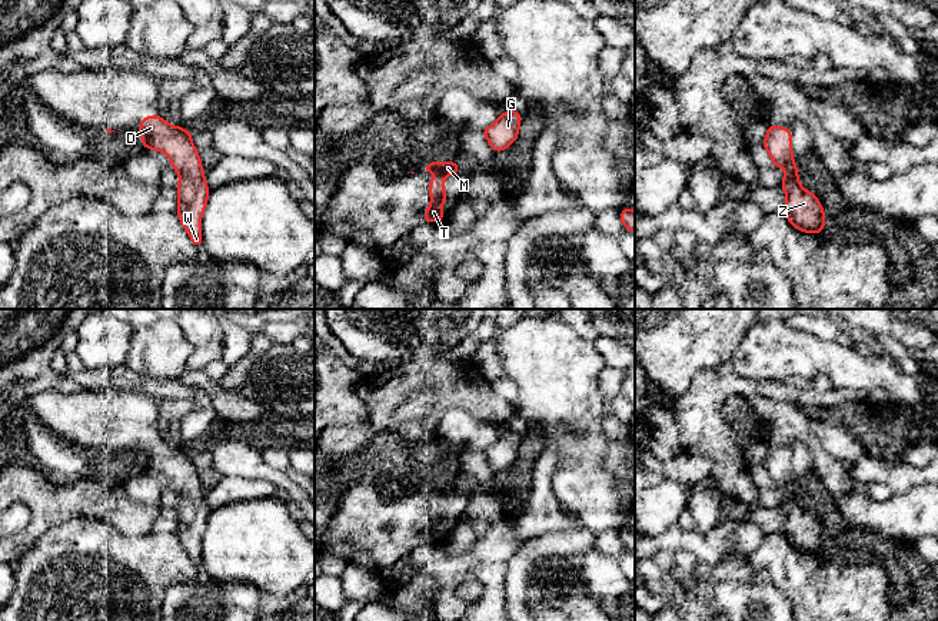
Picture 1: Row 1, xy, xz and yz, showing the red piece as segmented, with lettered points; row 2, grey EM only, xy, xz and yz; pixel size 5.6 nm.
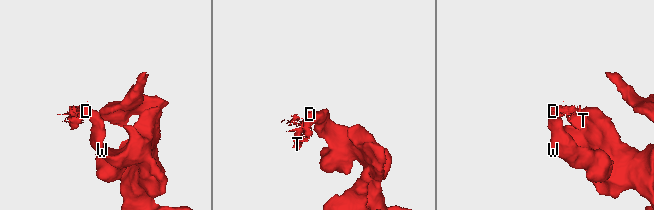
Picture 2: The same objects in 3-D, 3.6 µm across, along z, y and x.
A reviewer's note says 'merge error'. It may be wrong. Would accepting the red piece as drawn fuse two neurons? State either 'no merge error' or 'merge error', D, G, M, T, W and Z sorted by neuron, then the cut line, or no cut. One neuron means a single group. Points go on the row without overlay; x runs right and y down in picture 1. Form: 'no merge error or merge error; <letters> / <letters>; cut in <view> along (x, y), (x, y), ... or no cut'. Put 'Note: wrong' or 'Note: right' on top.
Note: wrong
no merge error; D G M T W Z; no cut

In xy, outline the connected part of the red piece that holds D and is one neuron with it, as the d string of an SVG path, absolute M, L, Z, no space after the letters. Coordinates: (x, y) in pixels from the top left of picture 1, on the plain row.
M152 435L139 444L142 466L163 472L170 478L170 488L179 492L179 525L176 535L197 569L202 568L202 541L210 514L199 471L192 462L192 452L172 446L162 436Z

